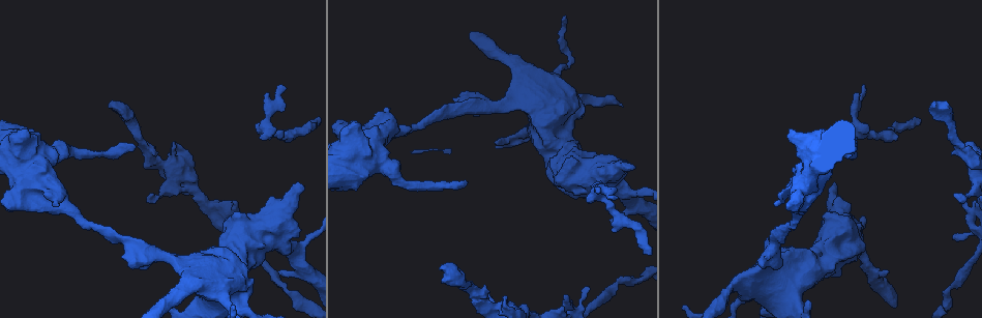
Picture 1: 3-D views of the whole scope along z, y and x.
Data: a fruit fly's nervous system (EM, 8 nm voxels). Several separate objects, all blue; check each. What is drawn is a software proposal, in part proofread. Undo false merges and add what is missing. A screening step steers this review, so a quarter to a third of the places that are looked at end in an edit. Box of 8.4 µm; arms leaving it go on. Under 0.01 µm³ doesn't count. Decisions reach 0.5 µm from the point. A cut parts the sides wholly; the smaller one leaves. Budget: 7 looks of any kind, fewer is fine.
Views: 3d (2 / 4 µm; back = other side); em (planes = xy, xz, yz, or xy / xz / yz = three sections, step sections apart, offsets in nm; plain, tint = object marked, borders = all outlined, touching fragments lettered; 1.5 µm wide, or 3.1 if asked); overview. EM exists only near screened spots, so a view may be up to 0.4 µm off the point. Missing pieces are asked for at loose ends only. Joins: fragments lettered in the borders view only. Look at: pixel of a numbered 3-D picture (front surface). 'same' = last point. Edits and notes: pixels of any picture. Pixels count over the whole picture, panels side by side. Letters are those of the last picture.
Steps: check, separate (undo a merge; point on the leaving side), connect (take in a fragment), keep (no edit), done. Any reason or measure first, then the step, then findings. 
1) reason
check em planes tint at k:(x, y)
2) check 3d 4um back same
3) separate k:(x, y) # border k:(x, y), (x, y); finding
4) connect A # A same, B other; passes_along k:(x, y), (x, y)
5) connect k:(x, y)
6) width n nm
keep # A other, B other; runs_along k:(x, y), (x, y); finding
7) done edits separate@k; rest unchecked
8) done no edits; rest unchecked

check em yz step 4 tint at 1:(357, 177)

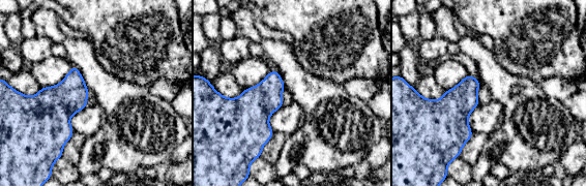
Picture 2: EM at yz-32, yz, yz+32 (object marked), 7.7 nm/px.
what lies round it
check em yz step 4 borders same

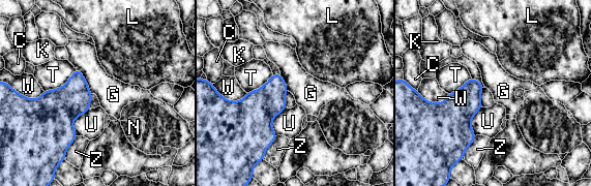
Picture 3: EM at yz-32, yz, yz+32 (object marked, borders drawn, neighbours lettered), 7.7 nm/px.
keep # C other, G other, K other, L other, N other, T other, U other, W other, Z other; border 3:(76, 67), (92, 93); one neuron here

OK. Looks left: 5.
check 3d 4um at 1:(958, 196)

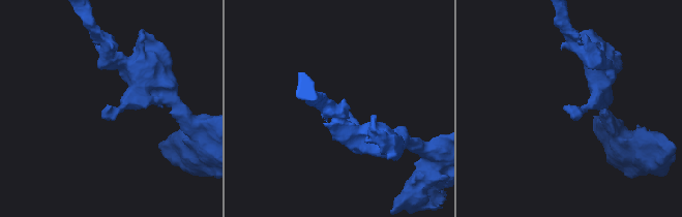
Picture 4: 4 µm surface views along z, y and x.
shape alone is not enough
check em xz step 4 plain at 4:(339, 102)

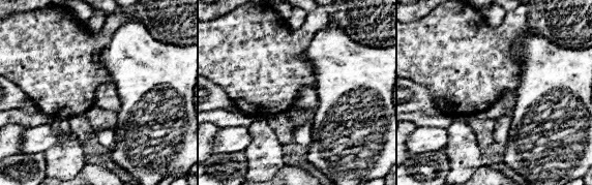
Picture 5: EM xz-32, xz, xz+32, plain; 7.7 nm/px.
what lies round it
check em xz step 4 borders same

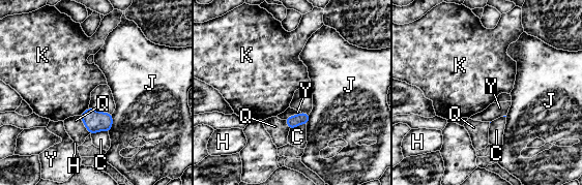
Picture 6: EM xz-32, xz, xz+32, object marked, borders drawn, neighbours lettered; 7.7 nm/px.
keep # C other, H other, J other, K other, Q other, Y other; border 6:(88, 106), (79, 115); no lettered fragment goes on from it

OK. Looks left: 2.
done no edits; rest unchecked

